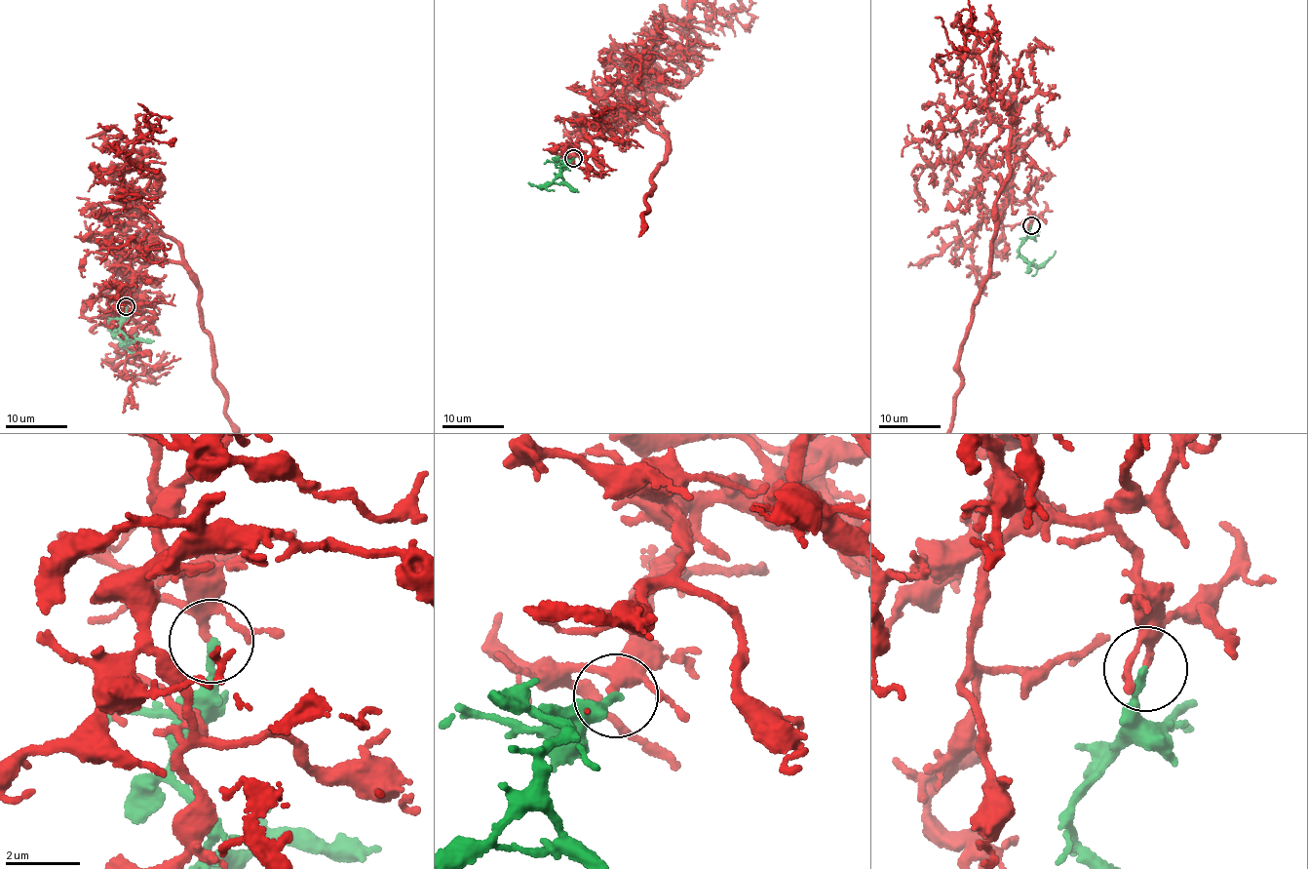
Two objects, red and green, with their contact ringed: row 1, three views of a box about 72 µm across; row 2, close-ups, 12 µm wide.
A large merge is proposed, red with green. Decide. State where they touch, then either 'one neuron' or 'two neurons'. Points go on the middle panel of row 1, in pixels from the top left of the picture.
(573, 158) | one neuron

